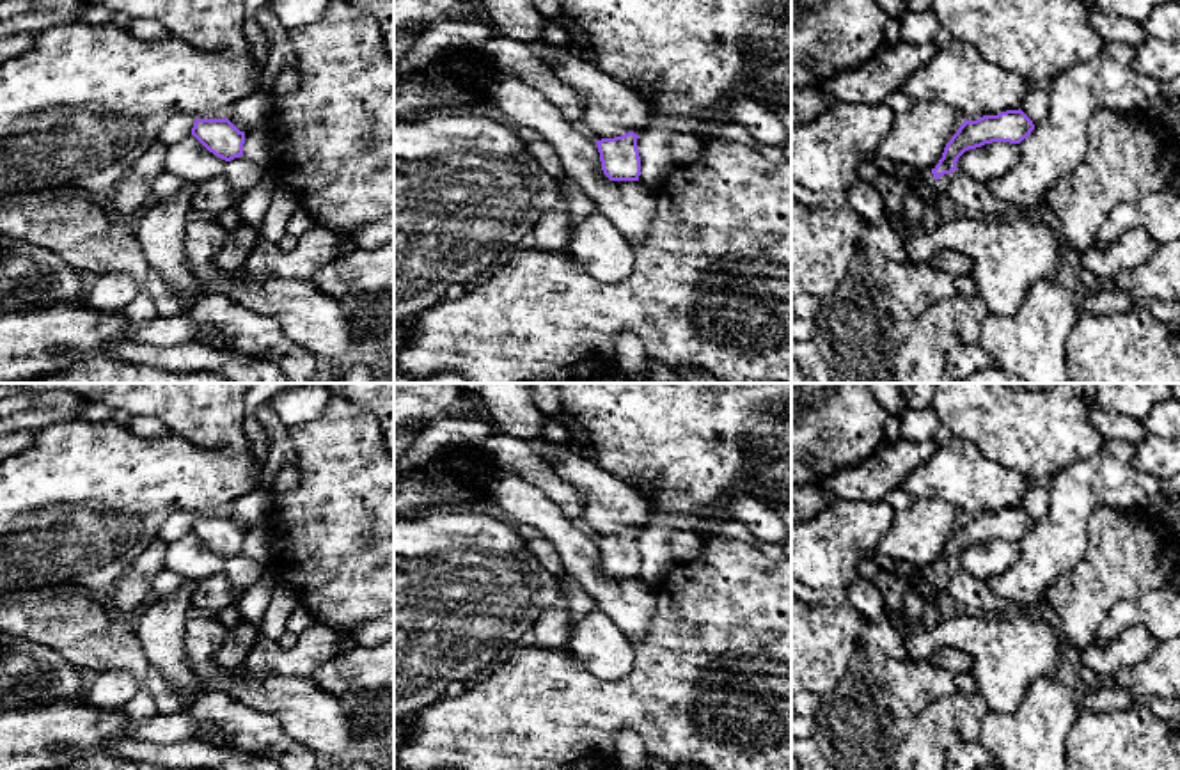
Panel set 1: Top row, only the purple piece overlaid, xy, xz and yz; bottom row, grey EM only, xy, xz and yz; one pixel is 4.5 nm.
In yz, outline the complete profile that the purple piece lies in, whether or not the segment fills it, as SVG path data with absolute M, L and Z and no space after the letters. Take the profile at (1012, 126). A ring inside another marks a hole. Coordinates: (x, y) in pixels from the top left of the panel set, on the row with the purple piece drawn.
M1019 108L997 115L983 115L976 121L964 121L958 131L946 144L942 158L932 169L935 179L956 170L958 158L969 151L992 142L1020 144L1034 130L1033 121Z

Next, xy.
M195 119L192 135L215 156L231 161L243 156L245 133L225 119Z

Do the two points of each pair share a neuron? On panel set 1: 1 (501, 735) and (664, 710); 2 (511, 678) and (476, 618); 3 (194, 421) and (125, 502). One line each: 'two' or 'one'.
1: one
2: two
3: two

